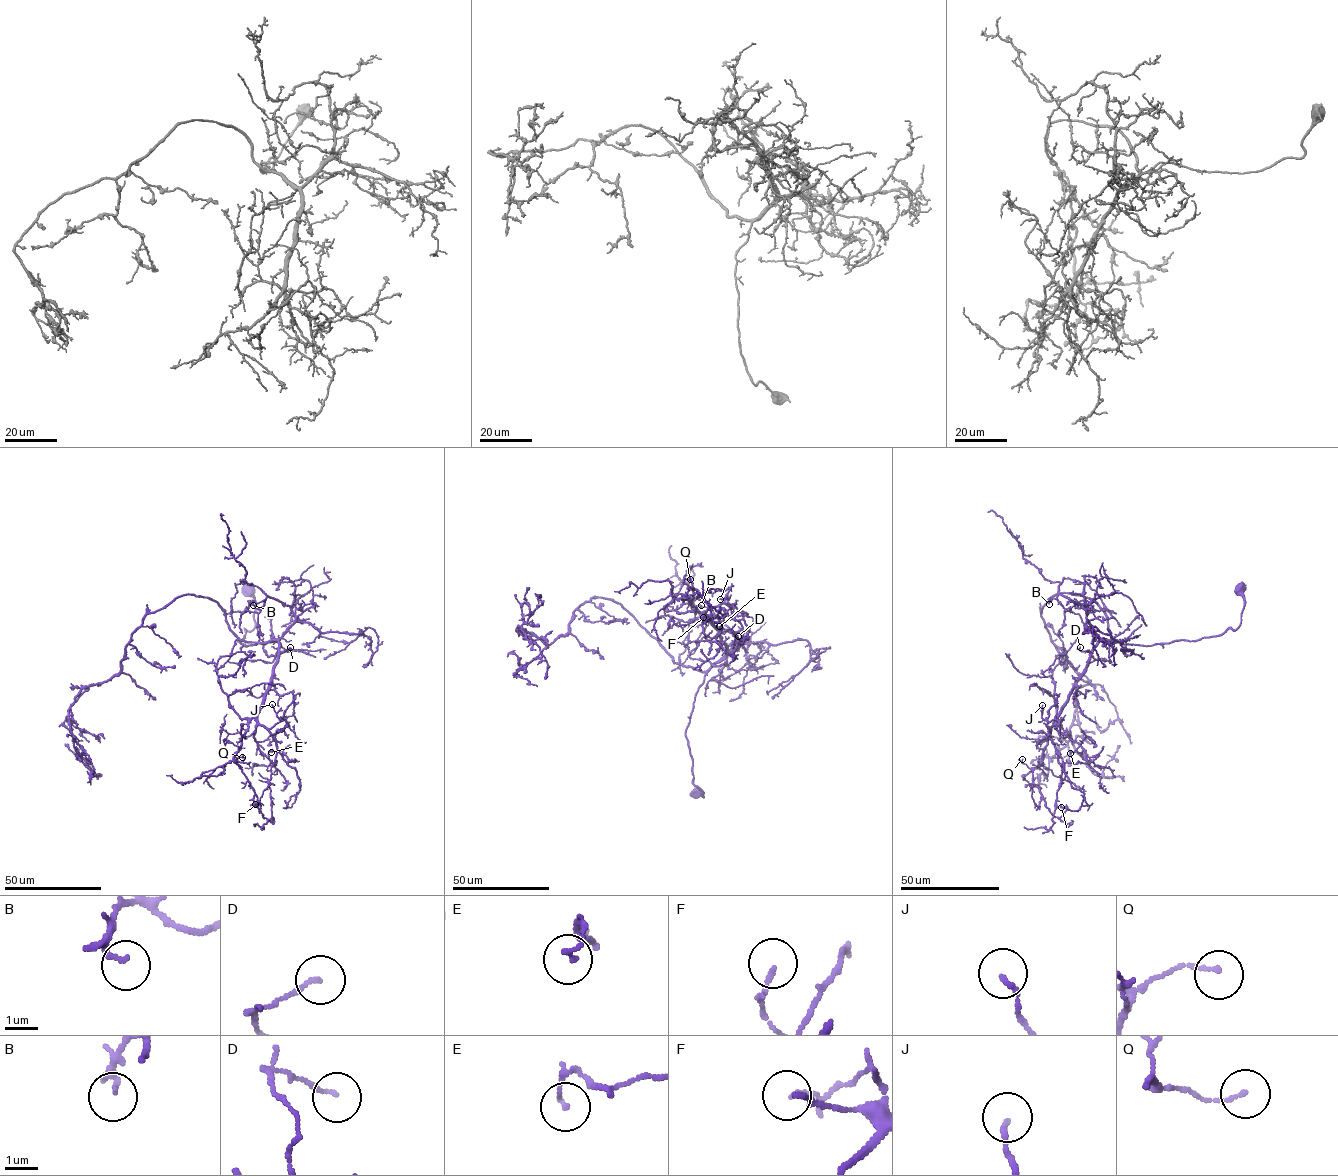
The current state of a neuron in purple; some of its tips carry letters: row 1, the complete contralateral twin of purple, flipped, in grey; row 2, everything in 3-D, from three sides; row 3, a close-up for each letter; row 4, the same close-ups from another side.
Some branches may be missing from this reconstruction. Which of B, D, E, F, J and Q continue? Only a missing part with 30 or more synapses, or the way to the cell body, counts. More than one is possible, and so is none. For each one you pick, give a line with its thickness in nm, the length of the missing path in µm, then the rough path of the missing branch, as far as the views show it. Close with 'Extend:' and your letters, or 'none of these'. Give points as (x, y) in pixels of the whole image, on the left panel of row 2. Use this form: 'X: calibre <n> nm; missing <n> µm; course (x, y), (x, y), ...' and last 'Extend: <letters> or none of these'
Q: calibre 110 nm; missing 35 µm; course (242, 757), (239, 755), (233, 760), (224, 757), (206, 768)
Extend: Q

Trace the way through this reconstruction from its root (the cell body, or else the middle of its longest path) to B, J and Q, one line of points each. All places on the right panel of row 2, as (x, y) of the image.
B: (1241, 588), (1244, 608), (1235, 630), (1149, 645), (1100, 638), (1086, 619), (1086, 607), (1060, 594), (1049, 604)
J: (1241, 588), (1244, 608), (1235, 630), (1149, 645), (1101, 639), (1050, 729), (1042, 705)
Q: (1241, 588), (1244, 608), (1235, 630), (1149, 645), (1101, 639), (1053, 724), (1042, 761), (1031, 769), (1022, 759)

